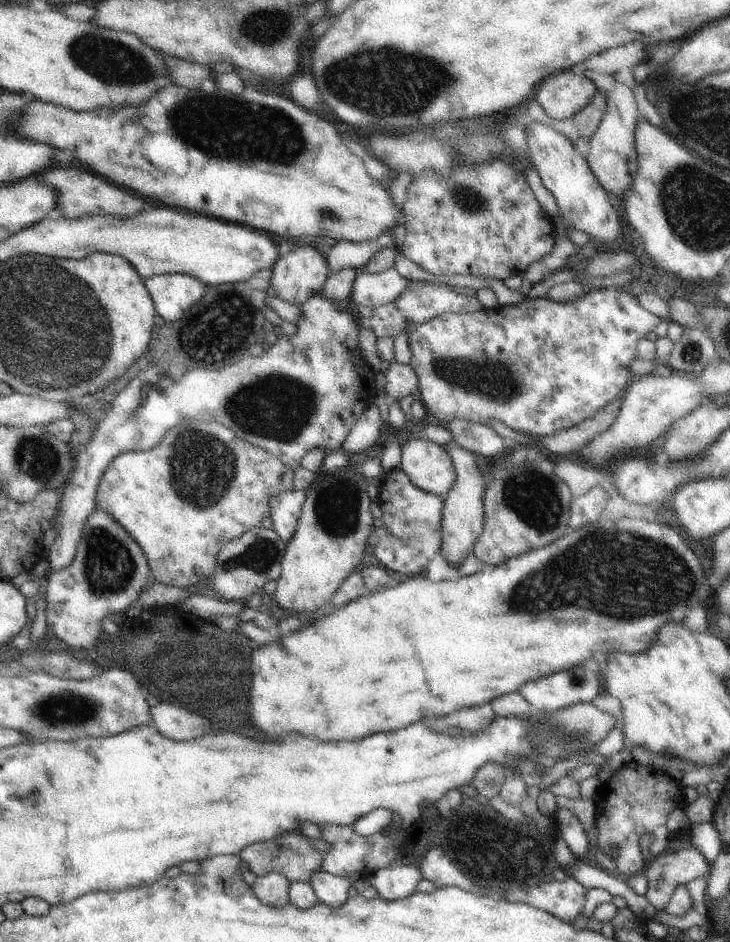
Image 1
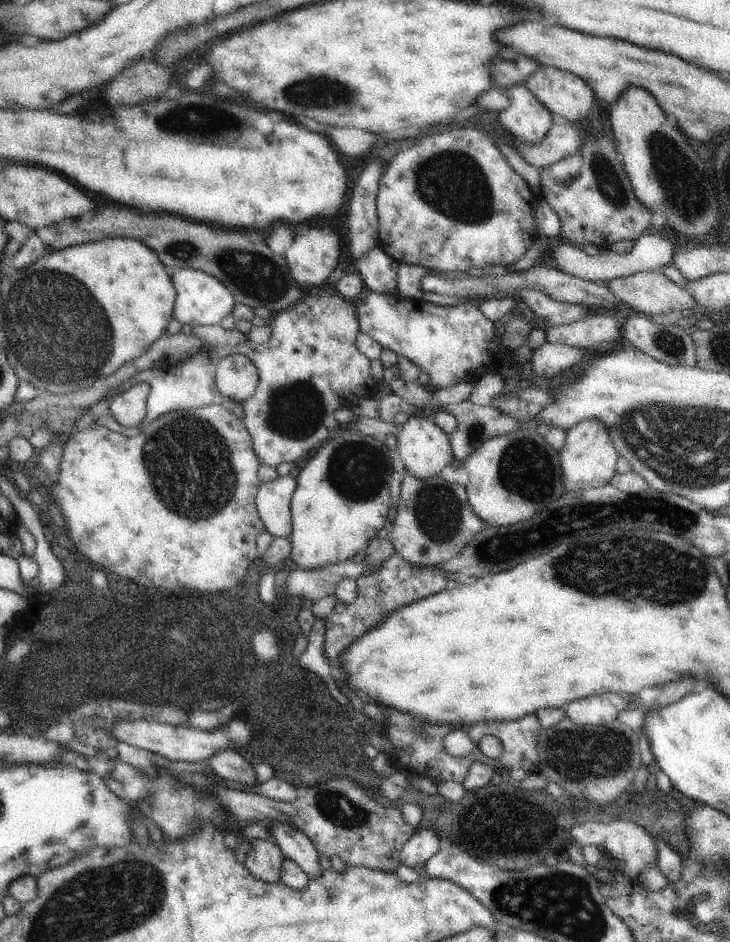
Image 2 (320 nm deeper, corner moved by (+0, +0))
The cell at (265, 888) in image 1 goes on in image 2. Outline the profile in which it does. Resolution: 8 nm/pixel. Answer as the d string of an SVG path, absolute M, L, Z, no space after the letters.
M254 839L247 852L245 865L256 878L277 883L281 880L281 870L285 860L278 843L274 843L271 839Z

